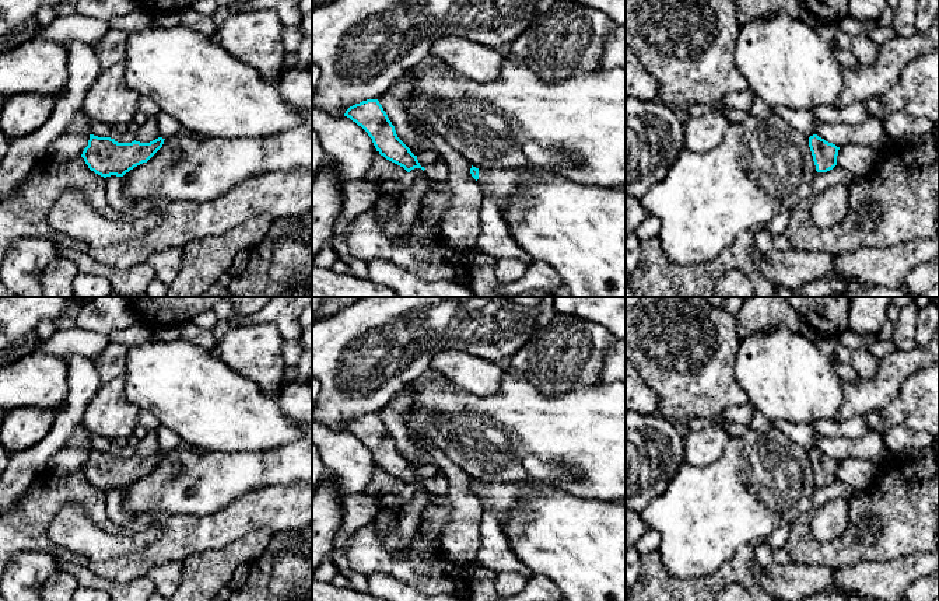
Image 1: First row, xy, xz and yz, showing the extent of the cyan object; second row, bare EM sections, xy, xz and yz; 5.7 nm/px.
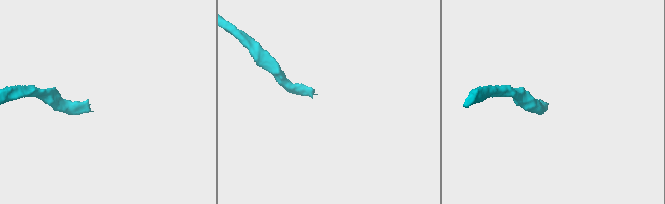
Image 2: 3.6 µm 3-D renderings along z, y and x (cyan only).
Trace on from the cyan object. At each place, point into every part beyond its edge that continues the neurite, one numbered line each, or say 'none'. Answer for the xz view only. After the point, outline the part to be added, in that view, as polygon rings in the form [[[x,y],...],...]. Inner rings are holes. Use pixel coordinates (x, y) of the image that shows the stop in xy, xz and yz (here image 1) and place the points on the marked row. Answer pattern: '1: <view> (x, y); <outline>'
1: xz (501, 185); [[[479,170],[479,185],[483,196],[493,196],[504,217],[511,198],[523,186],[535,181],[529,174],[519,170],[488,171]]]

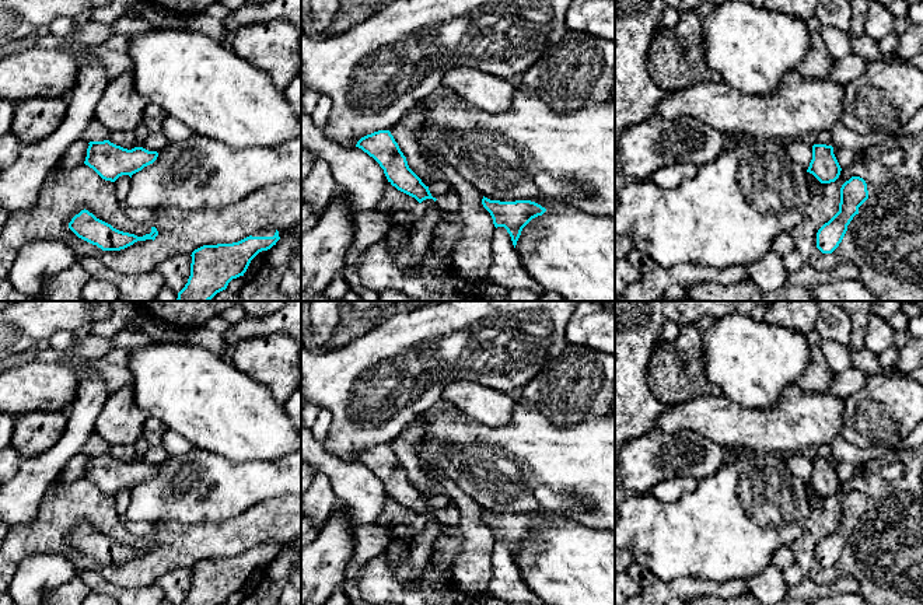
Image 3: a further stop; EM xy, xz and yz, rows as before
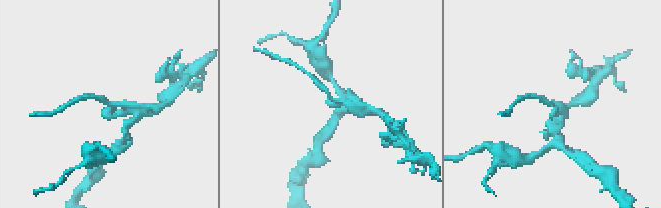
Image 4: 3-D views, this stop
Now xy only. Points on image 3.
1: xy (268, 231); [[[265,228],[254,232],[252,237],[273,237],[275,232],[276,232],[276,228]]]

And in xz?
none

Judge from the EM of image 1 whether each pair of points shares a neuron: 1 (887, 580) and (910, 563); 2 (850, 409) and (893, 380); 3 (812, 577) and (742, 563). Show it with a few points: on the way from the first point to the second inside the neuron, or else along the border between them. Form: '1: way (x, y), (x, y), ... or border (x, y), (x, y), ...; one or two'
1: way (893, 577), (904, 569); one
2: way (861, 398), (876, 392), (882, 387); one
3: border (753, 562), (753, 579), (760, 586); two

